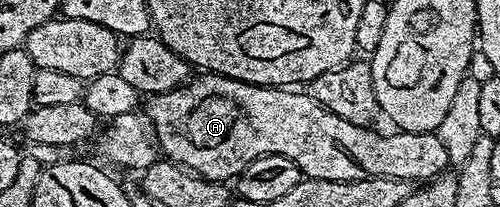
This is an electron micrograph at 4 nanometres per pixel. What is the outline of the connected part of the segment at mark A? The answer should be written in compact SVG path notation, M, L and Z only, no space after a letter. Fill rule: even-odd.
M201 72L198 75L198 78L197 75L190 77L185 85L168 90L154 101L157 103L153 106L151 129L160 153L168 161L193 171L200 178L228 183L241 175L247 164L268 154L287 156L287 160L291 160L301 169L304 177L336 182L395 178L410 184L424 184L430 178L437 178L450 169L447 149L436 132L428 134L402 130L392 132L393 134L380 134L377 128L351 124L351 120L335 116L335 112L323 108L308 92L296 94L298 91L293 88L256 86L212 72Z

